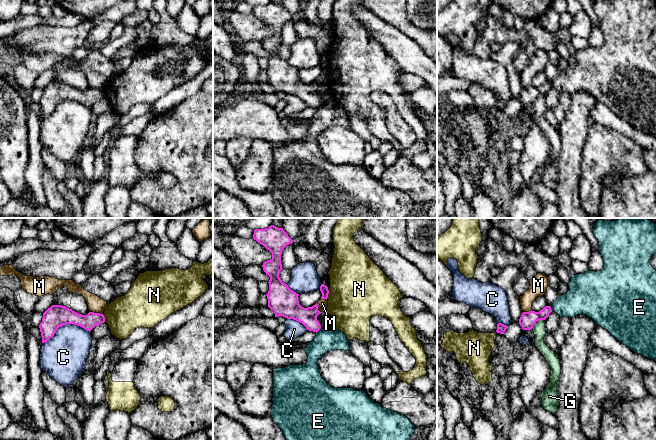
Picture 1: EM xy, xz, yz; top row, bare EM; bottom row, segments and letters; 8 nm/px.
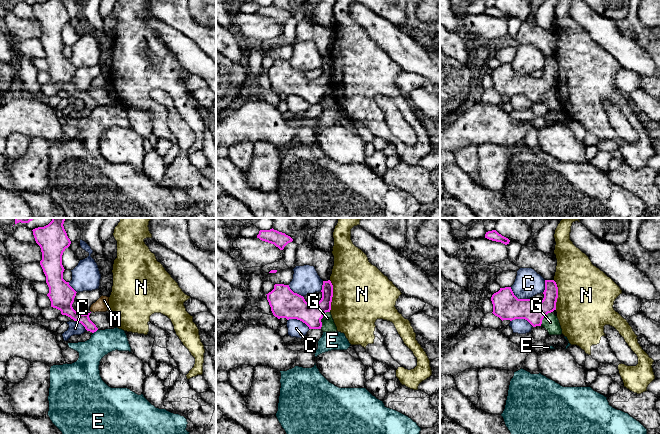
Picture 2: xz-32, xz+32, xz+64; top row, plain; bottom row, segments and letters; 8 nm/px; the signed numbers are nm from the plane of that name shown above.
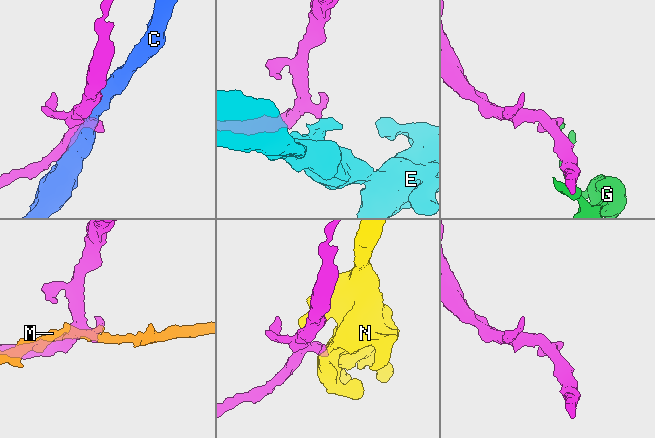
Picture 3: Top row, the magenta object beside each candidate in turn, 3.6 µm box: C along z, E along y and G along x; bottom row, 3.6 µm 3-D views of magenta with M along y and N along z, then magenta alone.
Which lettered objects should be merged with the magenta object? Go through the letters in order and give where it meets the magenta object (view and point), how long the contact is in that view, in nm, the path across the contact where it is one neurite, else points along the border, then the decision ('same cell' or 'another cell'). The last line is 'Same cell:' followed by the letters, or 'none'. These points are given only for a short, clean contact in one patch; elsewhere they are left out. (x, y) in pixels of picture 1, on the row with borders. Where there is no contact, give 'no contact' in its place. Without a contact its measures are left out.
C: xy (65, 324) | 380 nm | another cell
E: xz (318, 330) | 60 nm | along xz (320, 328), (316, 333) | another cell
G: yz (537, 320) | 130 nm | another cell
M: xy (96, 313) | 110 nm | along xy (90, 311), (102, 314) | another cell
N: xy (104, 318) | 70 nm | another cell
Same cell: none

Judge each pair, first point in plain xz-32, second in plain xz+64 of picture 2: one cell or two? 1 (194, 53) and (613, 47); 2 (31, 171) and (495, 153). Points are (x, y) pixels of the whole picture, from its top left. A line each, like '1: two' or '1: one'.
1: one
2: one

